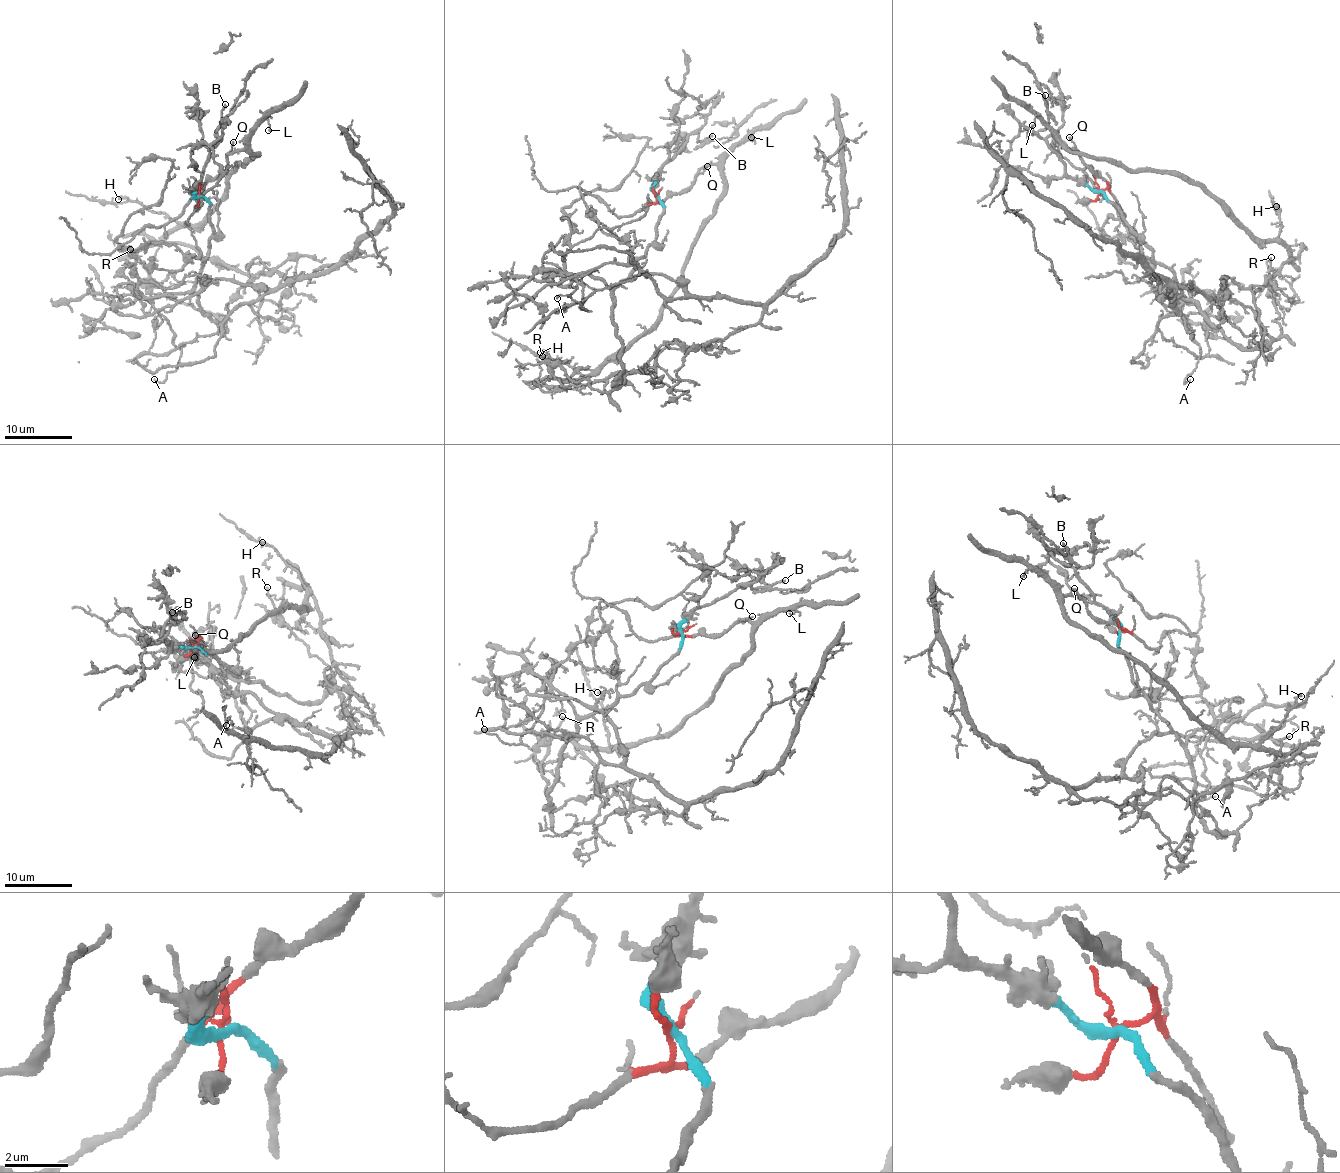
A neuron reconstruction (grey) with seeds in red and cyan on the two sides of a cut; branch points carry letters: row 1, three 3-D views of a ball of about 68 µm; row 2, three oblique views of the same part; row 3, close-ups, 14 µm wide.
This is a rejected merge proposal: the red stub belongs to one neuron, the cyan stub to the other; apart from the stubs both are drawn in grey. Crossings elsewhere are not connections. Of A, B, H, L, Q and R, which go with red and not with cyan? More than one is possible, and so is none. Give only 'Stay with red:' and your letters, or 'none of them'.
Stay with red: H, L, Q

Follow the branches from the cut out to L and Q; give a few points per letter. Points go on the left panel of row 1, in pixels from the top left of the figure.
L: (198, 196), (210, 180), (226, 168), (226, 157), (240, 151), (246, 138), (266, 119), (268, 130)
Q: (198, 196), (210, 180), (226, 168), (226, 155), (232, 142)

